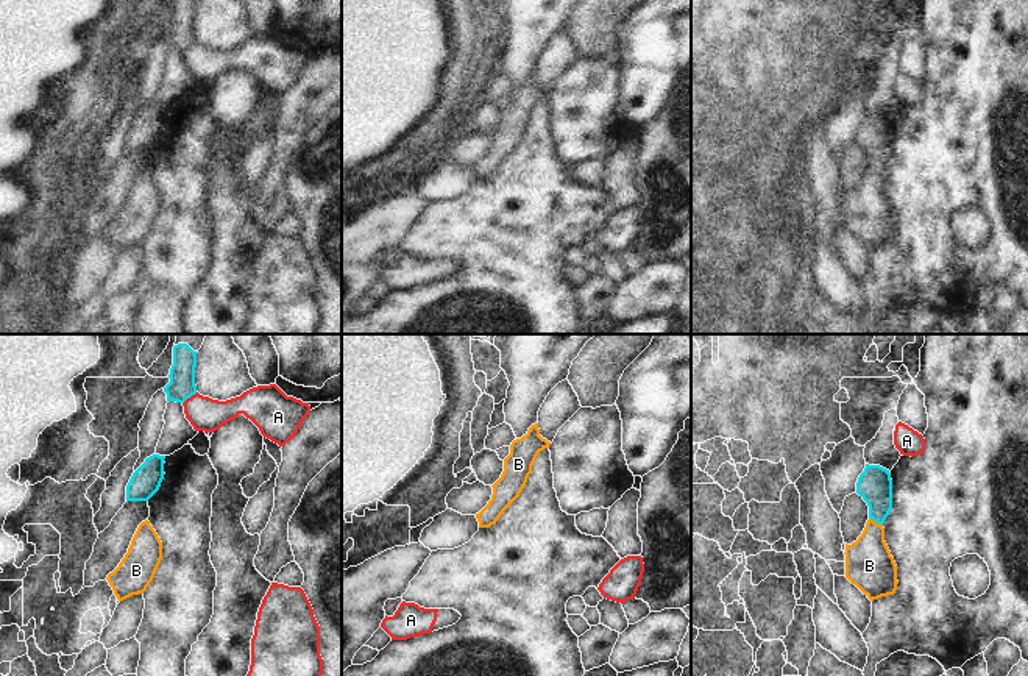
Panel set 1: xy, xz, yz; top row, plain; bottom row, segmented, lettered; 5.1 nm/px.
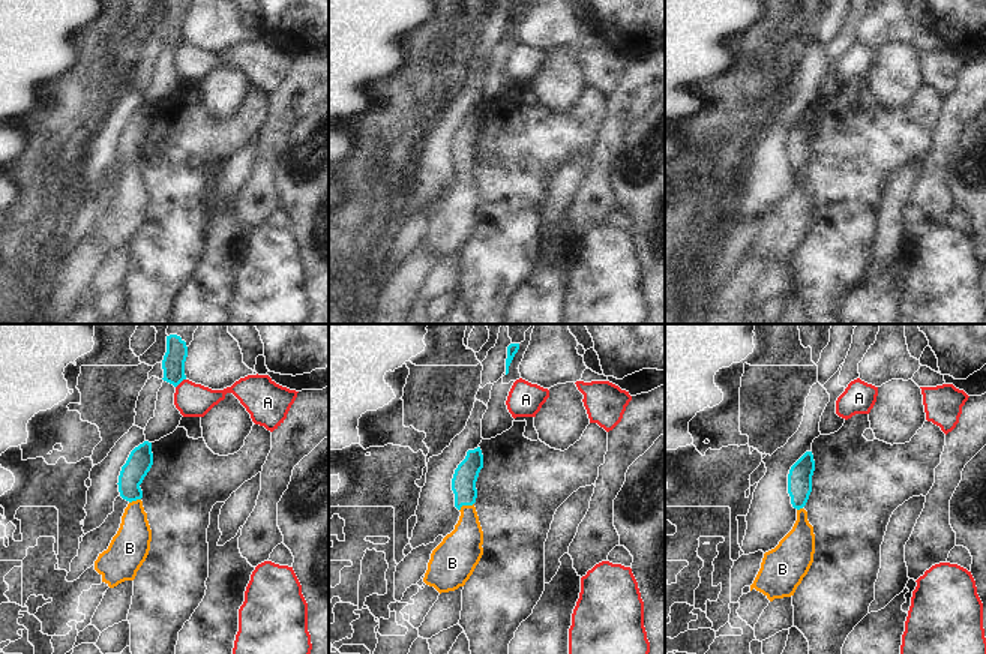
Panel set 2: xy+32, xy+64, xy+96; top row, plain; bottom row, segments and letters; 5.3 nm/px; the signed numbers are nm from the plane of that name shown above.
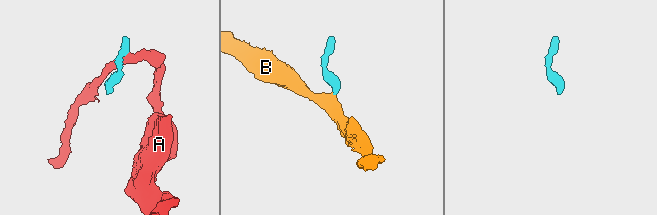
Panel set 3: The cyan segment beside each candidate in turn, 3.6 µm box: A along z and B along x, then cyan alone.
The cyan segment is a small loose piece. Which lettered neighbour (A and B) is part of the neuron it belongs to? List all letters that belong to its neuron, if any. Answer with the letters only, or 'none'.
B.

